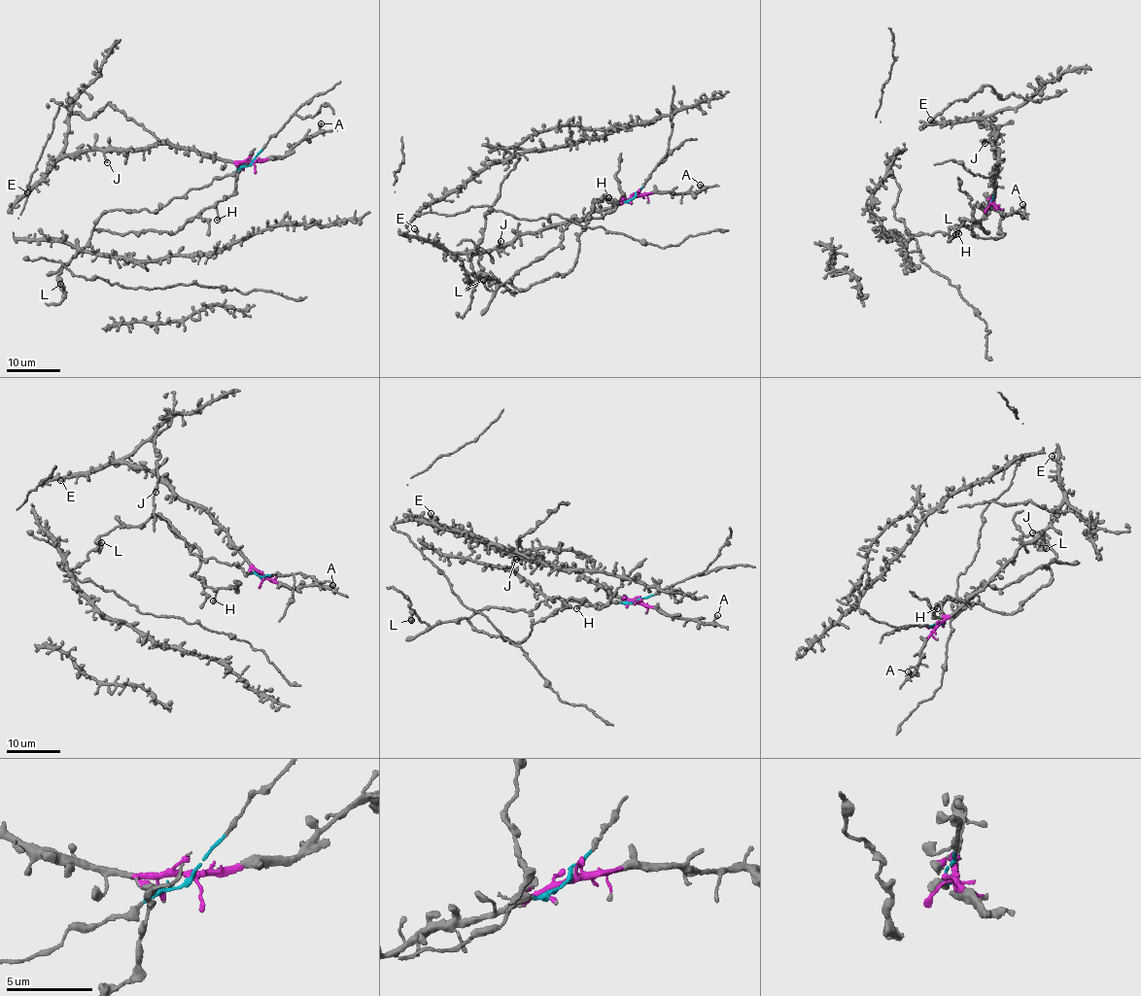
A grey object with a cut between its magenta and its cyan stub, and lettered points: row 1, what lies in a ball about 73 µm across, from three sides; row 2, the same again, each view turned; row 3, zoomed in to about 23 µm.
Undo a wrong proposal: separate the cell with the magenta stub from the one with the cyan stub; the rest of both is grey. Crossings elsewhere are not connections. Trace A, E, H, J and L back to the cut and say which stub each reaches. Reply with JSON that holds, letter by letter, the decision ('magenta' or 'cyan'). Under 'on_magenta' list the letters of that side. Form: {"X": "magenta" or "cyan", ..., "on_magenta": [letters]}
{"A": "magenta", "E": "magenta", "H": "cyan", "J": "magenta", "L": "cyan", "on_magenta": ["A", "E", "J"]}

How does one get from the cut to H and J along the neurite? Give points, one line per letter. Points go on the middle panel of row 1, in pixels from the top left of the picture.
H: (636, 195), (570, 223), (559, 245), (518, 269), (511, 285), (568, 273), (591, 206), (607, 197)
J: (636, 195), (578, 219), (538, 231), (517, 234), (510, 241), (498, 245), (501, 240)

